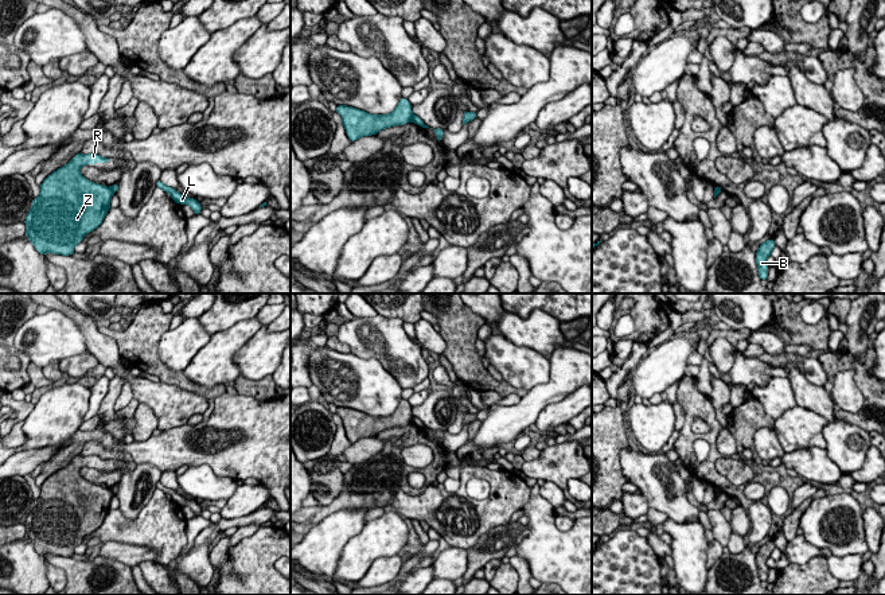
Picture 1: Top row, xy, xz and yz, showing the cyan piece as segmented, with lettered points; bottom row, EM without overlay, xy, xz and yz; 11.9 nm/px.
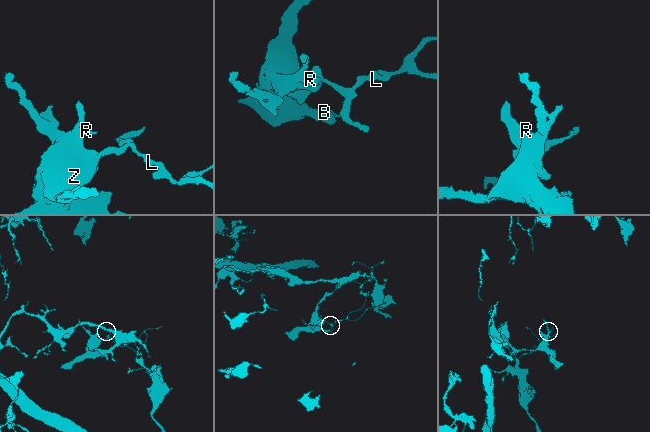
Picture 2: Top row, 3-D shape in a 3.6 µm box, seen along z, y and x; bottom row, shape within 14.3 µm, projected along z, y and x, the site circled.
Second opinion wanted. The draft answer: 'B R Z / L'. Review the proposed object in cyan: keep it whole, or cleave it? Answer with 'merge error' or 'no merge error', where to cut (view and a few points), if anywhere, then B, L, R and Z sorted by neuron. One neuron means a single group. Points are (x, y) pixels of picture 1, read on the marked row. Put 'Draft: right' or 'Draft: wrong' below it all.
merge error; cut xy (110, 187), (113, 193); groups B R Z / L
Draft: right

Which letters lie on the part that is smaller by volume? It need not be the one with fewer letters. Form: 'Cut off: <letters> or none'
Cut off: L

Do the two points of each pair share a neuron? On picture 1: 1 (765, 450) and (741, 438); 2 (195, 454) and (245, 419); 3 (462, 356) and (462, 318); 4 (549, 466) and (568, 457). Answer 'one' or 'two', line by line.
1: two
2: one
3: one
4: one

